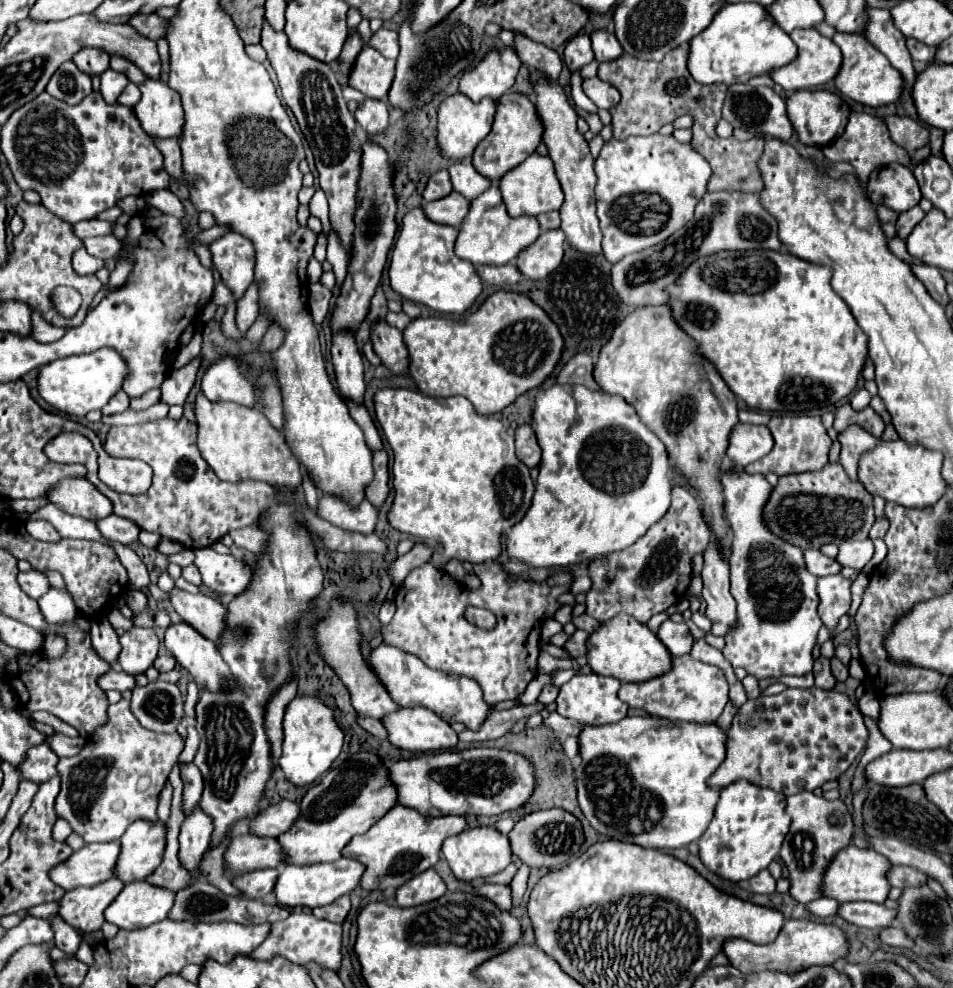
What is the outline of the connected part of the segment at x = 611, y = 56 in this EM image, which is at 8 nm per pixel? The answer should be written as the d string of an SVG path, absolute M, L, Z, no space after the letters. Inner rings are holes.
M598 30L590 36L592 40L592 50L594 50L594 56L598 62L612 62L616 58L622 56L622 48L620 48L620 42L616 40L614 34L608 34L604 30Z

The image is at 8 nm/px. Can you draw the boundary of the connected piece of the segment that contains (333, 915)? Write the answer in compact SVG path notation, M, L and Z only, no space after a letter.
M344 894L344 896L340 896L338 900L334 900L334 902L328 904L328 906L314 908L312 914L318 916L318 918L324 918L324 920L330 920L330 922L336 922L336 924L342 924L344 918L348 916L348 910L350 910L350 896Z

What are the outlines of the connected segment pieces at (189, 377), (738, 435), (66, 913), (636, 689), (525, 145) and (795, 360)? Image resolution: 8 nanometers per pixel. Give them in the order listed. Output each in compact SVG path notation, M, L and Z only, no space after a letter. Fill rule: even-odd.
M194 356L188 364L184 364L182 368L172 368L168 372L168 376L162 382L162 400L166 404L184 404L186 396L190 394L194 382L196 382L196 374L200 370L202 364L202 356Z
M736 424L732 430L732 444L728 446L728 458L736 466L748 466L774 448L774 438L766 426Z
M118 878L96 884L96 888L74 888L58 902L58 916L78 932L94 932L104 924L104 910L120 894L124 884Z
M690 656L674 658L678 662L672 672L648 680L644 684L622 684L618 698L630 708L640 708L648 714L662 716L666 720L688 720L688 722L716 722L728 702L728 684L716 666L702 664Z
M508 92L506 96L502 96L498 100L492 130L476 146L476 150L472 154L472 166L476 168L476 172L480 172L490 182L500 182L504 174L514 170L518 164L522 164L536 150L536 146L540 144L540 134L542 134L542 126L536 116L534 104L524 94Z
M746 250L746 252L718 252L716 256L706 256L704 260L696 260L676 284L668 286L670 294L670 308L674 312L674 320L688 332L702 348L702 354L714 362L714 366L720 370L720 376L728 384L728 388L740 396L750 408L756 410L770 410L770 412L808 412L808 410L818 410L836 404L838 400L846 398L858 384L864 362L868 358L868 336L860 330L856 324L856 318L852 316L850 308L844 304L844 300L832 290L830 286L832 278L832 268L826 268L822 264L808 264L806 260L800 260L792 254L786 252L774 252L774 250Z

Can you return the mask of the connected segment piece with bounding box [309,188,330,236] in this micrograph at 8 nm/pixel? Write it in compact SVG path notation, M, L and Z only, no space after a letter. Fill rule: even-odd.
M318 188L309 202L311 215L322 220L324 224L324 236L330 234L330 220L328 220L328 200L324 196L324 192Z

